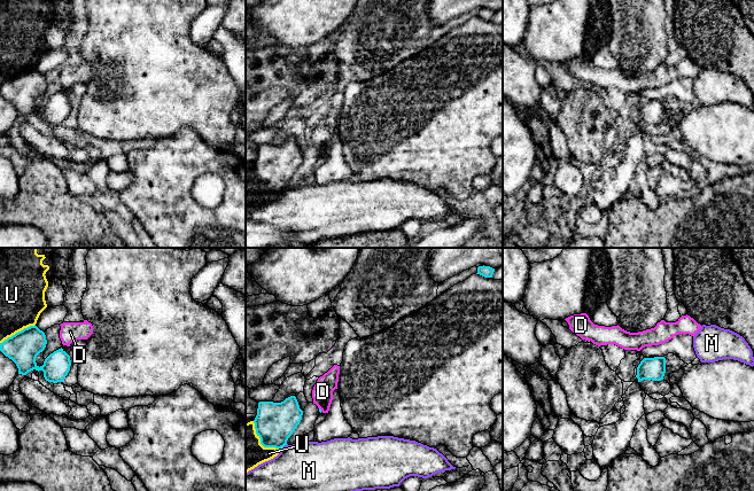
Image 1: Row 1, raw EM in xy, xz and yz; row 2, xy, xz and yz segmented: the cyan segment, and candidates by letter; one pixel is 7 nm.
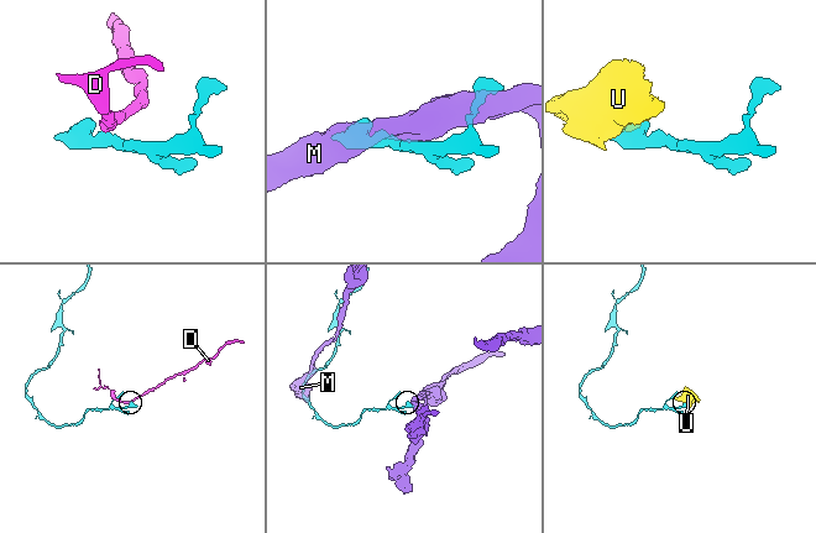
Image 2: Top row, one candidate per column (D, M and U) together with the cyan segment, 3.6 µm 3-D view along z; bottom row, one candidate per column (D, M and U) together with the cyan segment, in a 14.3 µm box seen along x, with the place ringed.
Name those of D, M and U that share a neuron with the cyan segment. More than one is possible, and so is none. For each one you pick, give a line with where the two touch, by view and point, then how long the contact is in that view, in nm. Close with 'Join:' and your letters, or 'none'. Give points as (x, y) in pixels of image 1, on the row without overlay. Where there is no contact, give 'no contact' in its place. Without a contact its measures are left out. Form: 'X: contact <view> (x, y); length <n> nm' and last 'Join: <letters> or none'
Join: none

